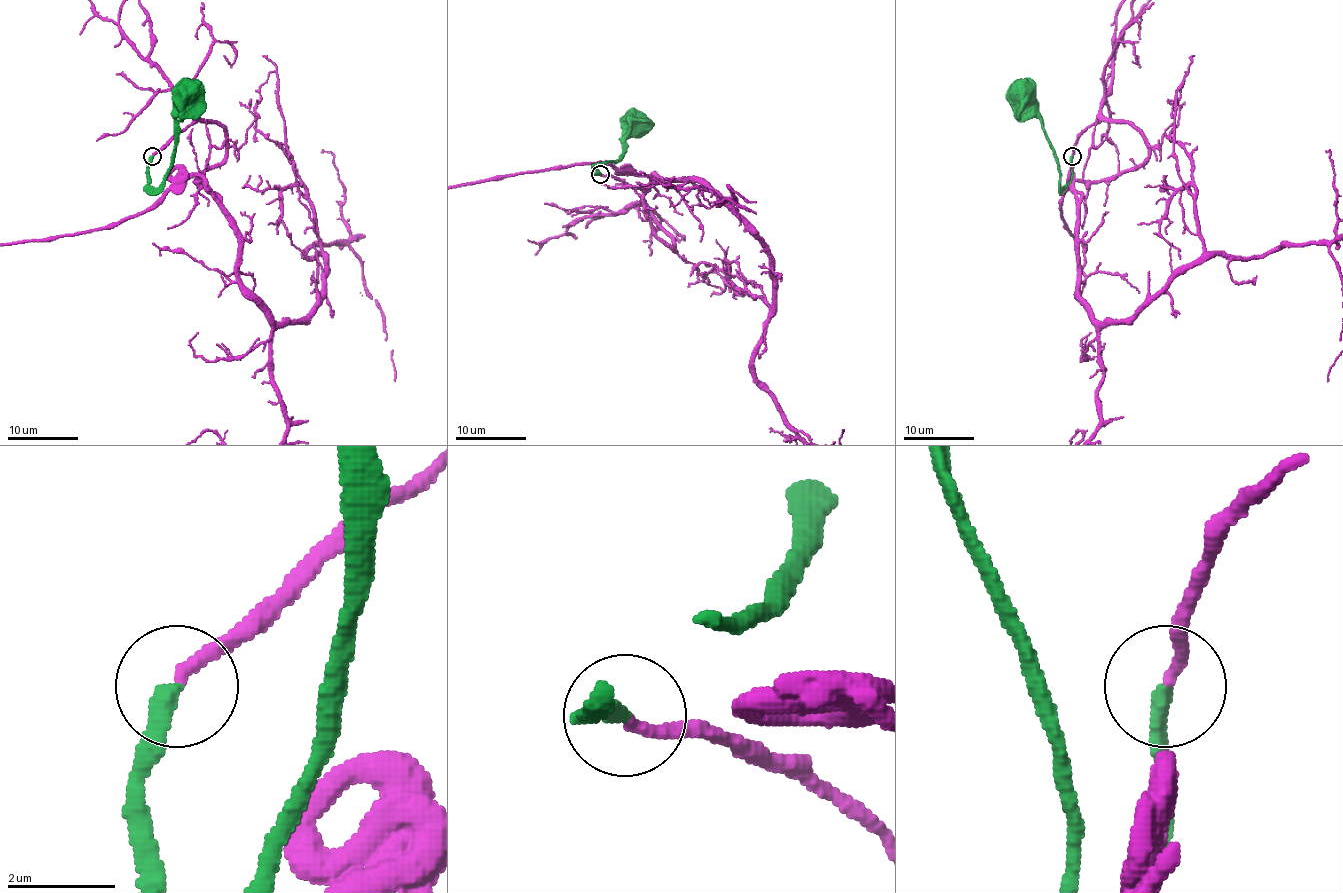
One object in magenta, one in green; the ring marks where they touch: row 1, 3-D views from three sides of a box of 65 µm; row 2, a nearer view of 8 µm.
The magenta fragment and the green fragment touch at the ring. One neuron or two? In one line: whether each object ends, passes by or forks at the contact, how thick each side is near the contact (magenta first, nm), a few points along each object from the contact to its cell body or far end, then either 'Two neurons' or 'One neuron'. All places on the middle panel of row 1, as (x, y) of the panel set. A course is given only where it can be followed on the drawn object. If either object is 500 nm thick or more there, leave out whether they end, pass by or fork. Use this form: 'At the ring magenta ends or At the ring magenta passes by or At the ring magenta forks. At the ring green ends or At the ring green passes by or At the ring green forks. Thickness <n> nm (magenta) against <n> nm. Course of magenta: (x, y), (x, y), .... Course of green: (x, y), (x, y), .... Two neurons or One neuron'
At the ring magenta ends. At the ring green ends. Thickness 220 nm (magenta) against 320 nm. Course of green: (601, 173), (596, 173), (596, 168), (617, 161), (622, 155), (622, 140), (633, 125). One neuron

